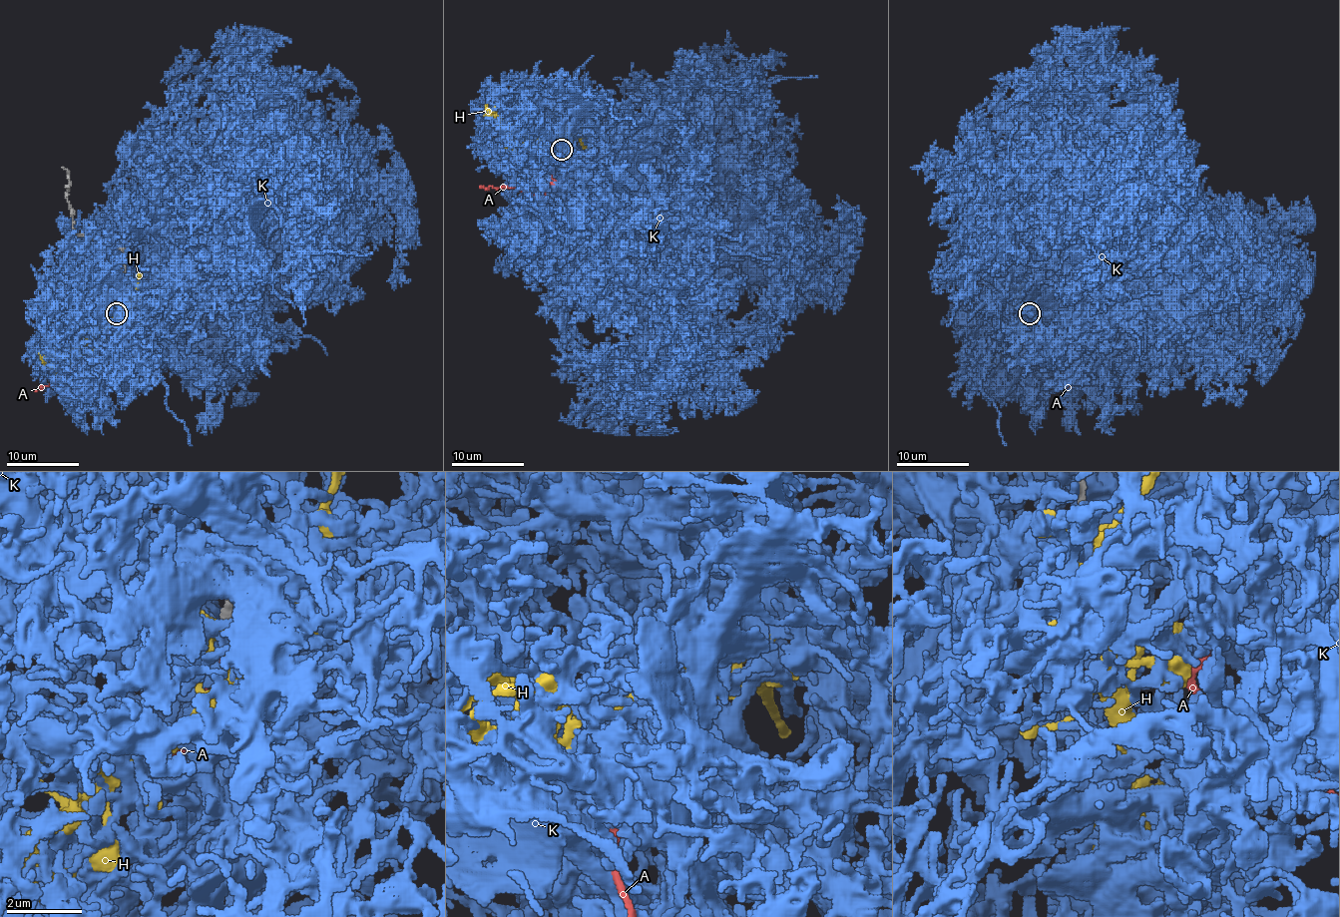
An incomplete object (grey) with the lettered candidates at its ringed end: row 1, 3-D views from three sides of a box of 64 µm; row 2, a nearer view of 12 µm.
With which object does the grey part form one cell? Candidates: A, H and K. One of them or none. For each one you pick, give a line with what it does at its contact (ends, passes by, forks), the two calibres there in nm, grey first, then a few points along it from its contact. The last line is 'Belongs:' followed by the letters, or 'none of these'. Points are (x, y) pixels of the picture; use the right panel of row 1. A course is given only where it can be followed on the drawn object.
A: it passes by | 180/190 nm
Belongs: A

